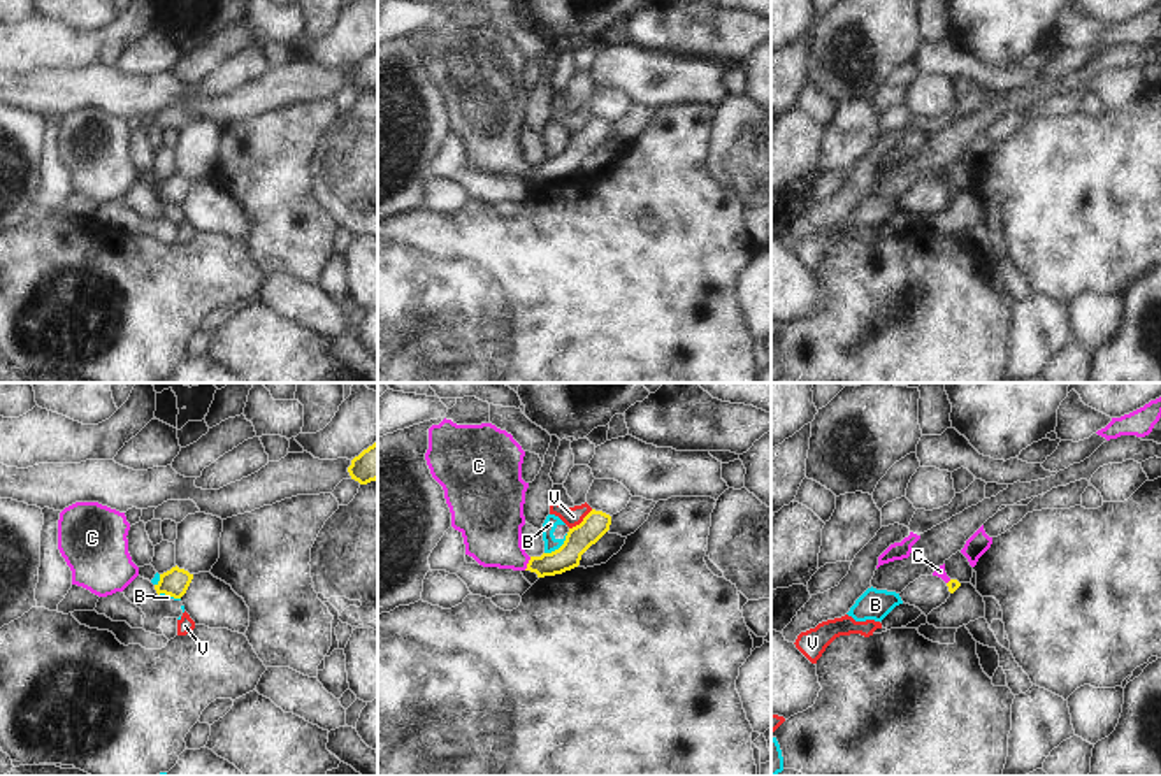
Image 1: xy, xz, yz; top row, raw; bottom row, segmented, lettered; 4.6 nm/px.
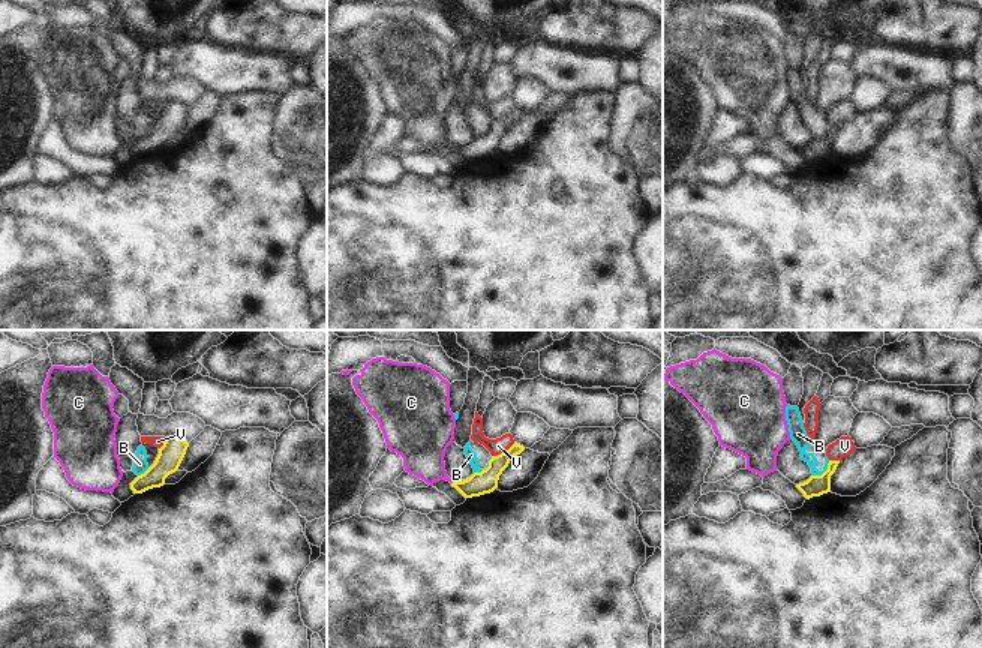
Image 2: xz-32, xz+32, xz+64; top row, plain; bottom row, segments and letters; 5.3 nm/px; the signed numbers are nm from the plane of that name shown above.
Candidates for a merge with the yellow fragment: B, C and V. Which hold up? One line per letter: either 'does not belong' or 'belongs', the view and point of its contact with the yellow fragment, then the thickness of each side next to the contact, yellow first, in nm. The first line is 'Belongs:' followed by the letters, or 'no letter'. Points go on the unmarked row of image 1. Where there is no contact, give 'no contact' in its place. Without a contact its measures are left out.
Belongs: C
B: does not belong; meets yellow in xz at (559, 155); 120 nm thick on the yellow side, 70 nm on the other
C: belongs; meets yellow in xz at (527, 171); 120 nm thick on the yellow side, 280 nm on the other
V: does not belong; meets yellow in xz at (582, 129); 120 nm thick on the yellow side, 90 nm on the other

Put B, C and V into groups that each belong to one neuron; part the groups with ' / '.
B / C / V

